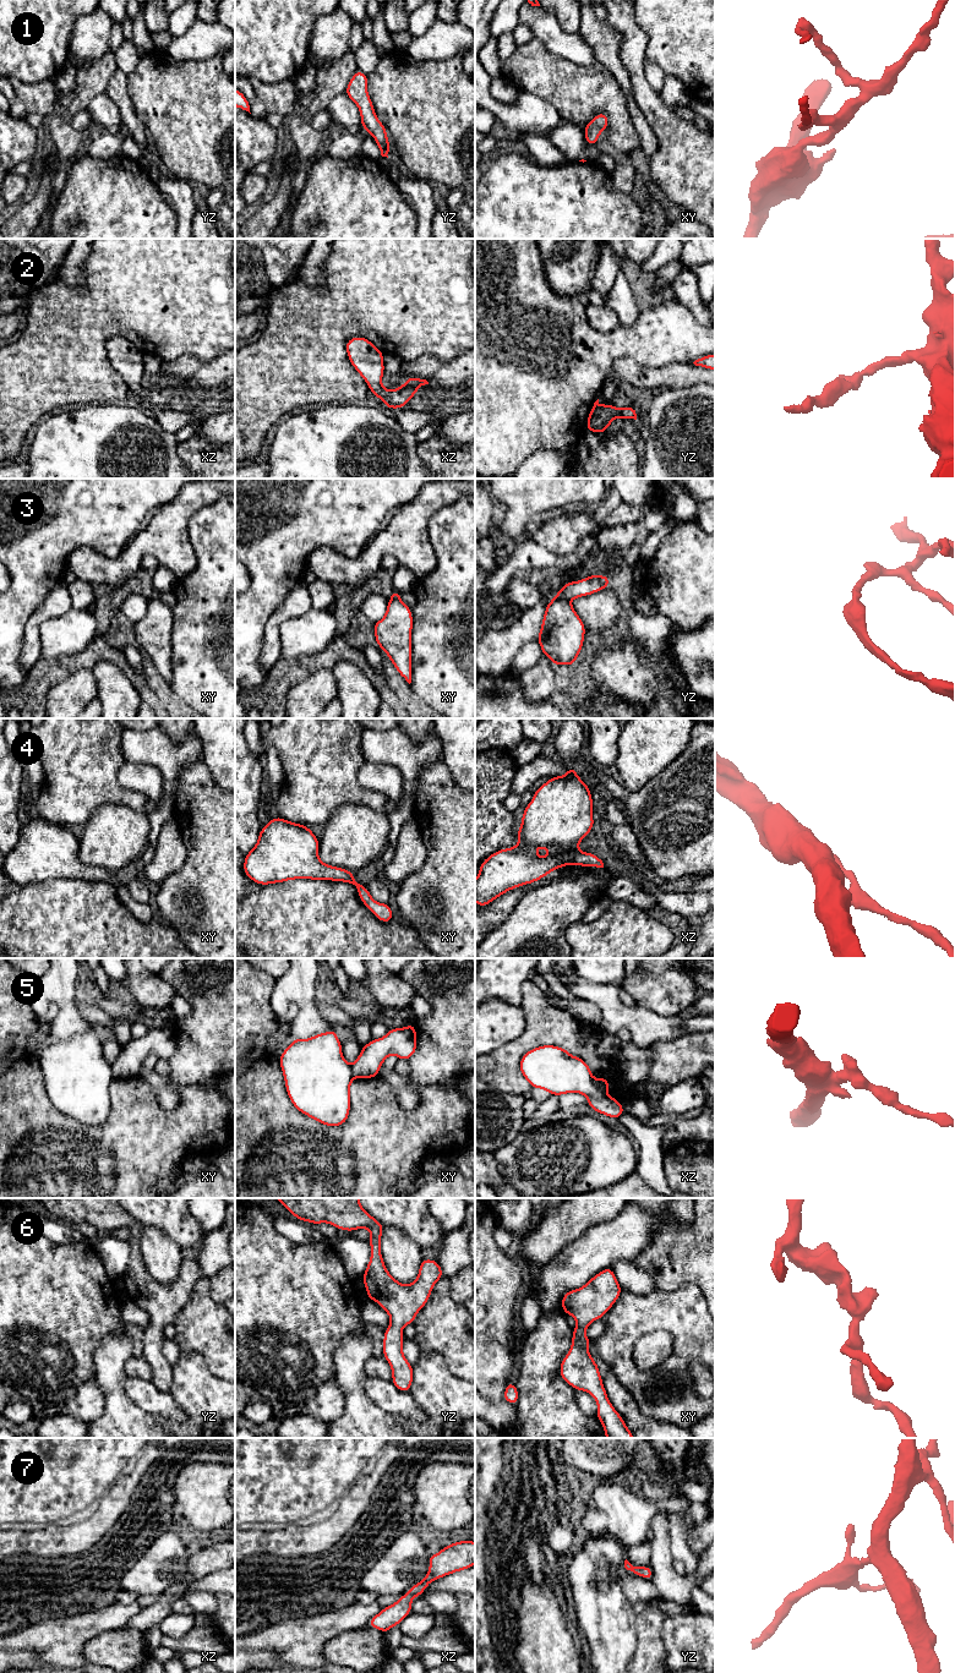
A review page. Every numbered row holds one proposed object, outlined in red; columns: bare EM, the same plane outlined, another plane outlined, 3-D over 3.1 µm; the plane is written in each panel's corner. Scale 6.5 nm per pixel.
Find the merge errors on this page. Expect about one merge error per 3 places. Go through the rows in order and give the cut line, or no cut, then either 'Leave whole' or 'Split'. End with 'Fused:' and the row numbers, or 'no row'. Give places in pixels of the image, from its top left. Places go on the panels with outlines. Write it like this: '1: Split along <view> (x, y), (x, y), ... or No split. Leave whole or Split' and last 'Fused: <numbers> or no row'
1: No split. Leave whole
2: No split. Leave whole
3: Split along yz (555, 595), (566, 600). Split
4: No split. Leave whole
5: Split along xz (594, 1078), (594, 1082), (606, 1092). Split
6: No split. Leave whole
7: No split. Leave whole
Fused: 3, 5

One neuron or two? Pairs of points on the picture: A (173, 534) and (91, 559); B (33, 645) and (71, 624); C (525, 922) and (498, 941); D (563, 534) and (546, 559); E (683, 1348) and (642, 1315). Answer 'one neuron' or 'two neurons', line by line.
A: one neuron
B: two neurons
C: one neuron
D: two neurons
E: one neuron

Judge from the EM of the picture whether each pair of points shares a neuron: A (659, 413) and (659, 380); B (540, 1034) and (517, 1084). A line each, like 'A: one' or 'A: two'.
A: two
B: one

